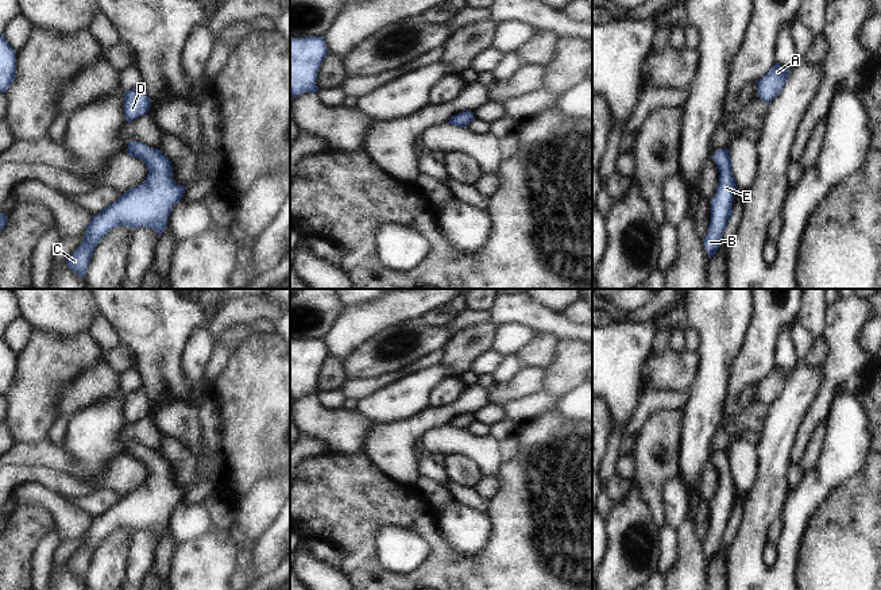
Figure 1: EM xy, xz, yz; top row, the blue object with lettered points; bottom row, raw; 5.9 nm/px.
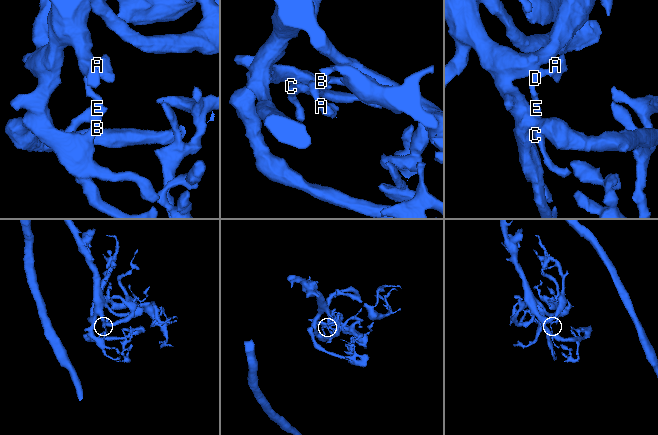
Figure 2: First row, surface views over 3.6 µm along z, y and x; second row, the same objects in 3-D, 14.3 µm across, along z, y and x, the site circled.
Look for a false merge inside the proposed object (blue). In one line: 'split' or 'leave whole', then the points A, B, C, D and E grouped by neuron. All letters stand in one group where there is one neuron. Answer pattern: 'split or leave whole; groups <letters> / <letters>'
leave whole; groups A B C D E

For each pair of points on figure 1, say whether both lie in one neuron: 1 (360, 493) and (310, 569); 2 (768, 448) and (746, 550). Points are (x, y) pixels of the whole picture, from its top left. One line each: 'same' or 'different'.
1: different
2: same

